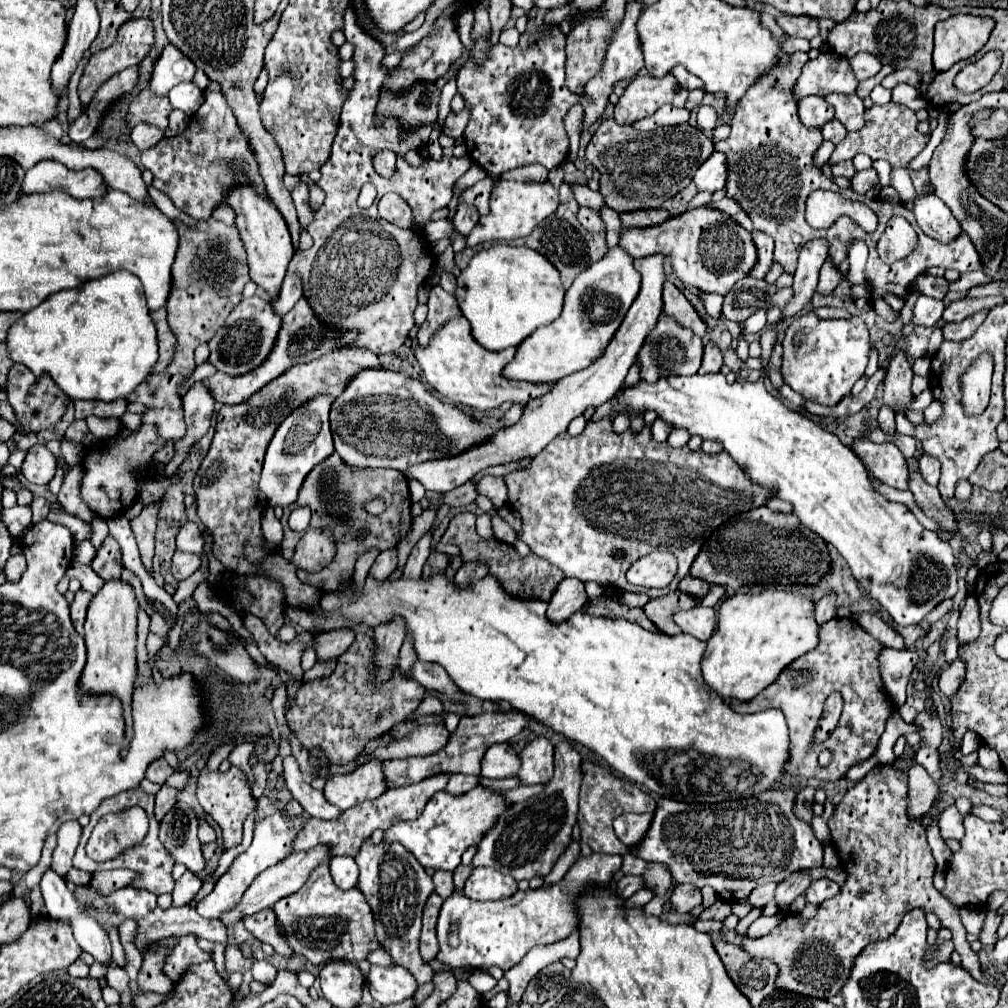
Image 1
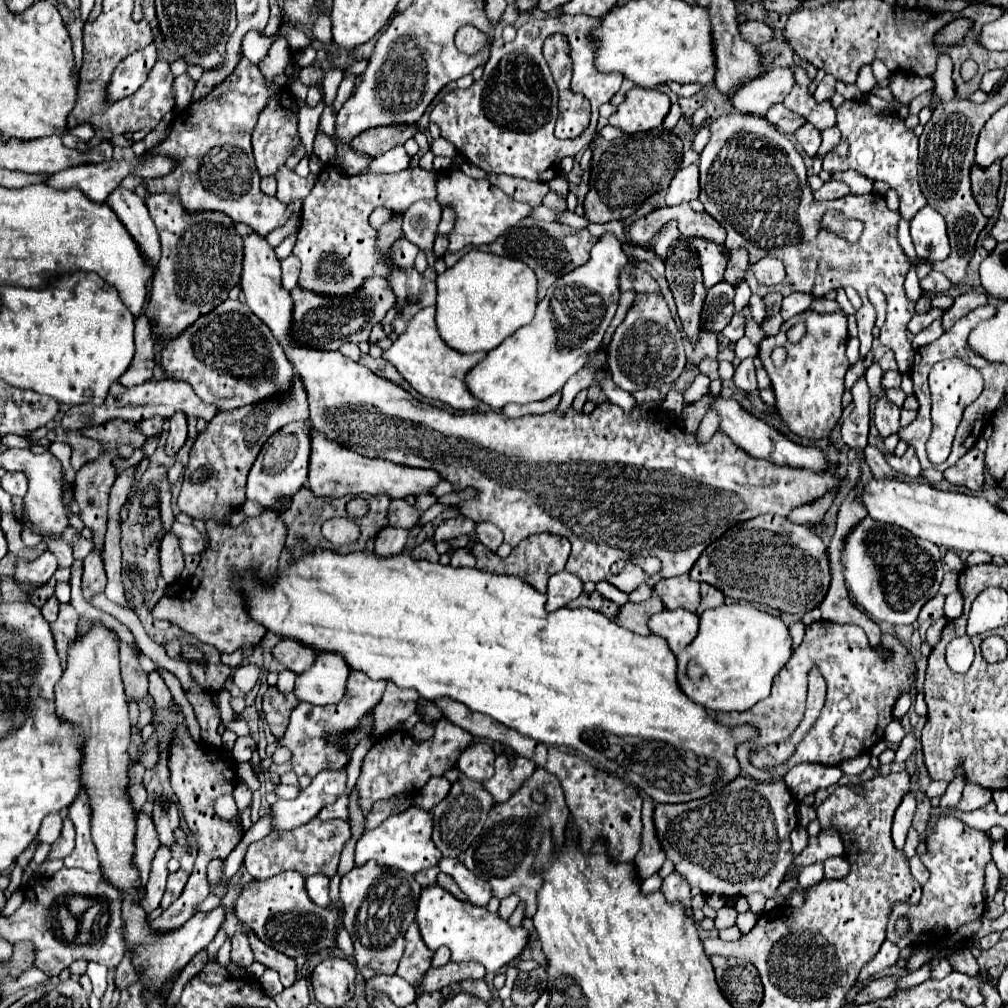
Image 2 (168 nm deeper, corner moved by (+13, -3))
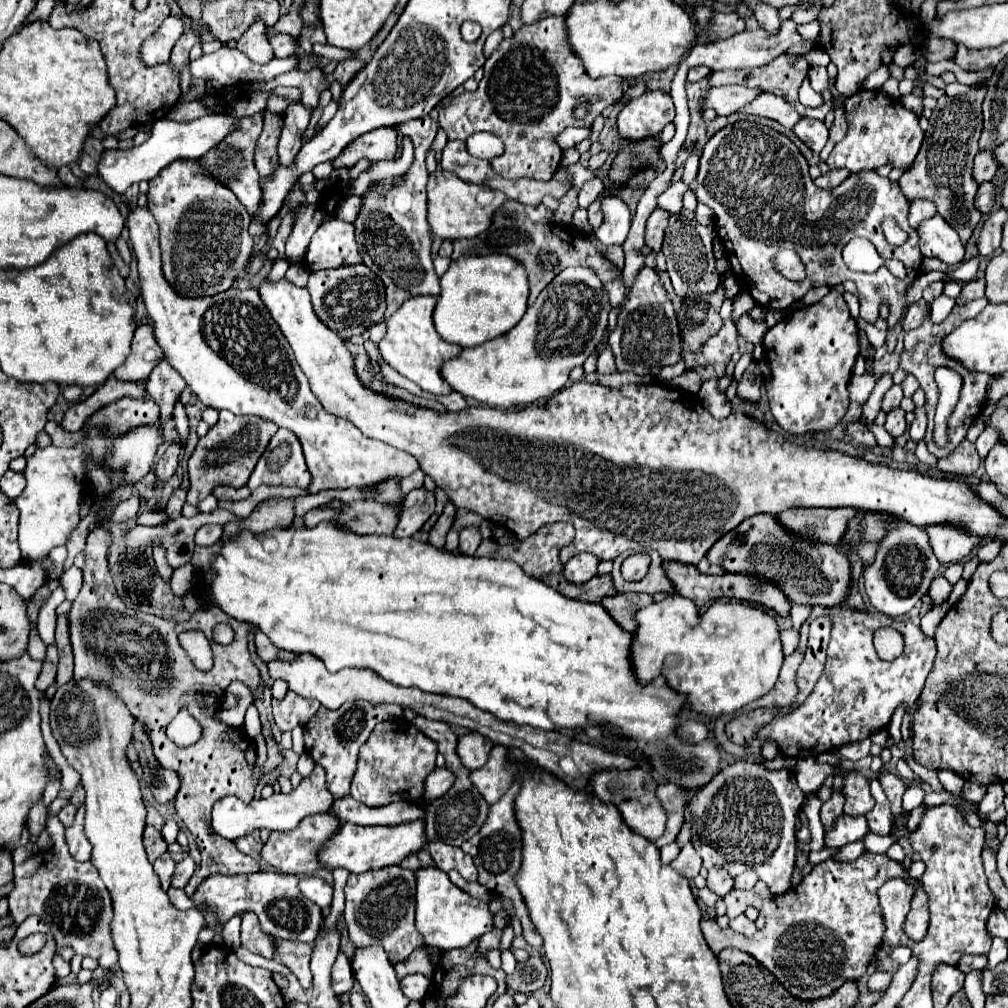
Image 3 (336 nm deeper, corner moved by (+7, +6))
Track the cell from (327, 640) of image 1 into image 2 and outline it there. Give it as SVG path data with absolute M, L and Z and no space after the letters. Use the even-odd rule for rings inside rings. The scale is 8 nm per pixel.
M278 641L276 647L272 647L272 657L276 657L286 669L290 669L292 673L304 673L306 669L310 669L310 665L316 659L316 651L300 645L298 641Z

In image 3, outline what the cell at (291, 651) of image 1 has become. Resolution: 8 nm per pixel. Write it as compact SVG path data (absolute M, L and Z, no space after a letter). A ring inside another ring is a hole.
M288 692L282 700L272 698L272 714L274 722L282 732L305 725L318 711L320 703Z

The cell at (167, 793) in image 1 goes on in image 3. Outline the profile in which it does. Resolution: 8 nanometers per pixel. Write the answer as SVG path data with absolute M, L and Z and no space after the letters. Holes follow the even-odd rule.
M148 826L144 830L144 846L146 846L150 862L154 862L156 858L160 858L166 852L166 848L168 848L168 844L164 842L160 830L156 830L154 826Z

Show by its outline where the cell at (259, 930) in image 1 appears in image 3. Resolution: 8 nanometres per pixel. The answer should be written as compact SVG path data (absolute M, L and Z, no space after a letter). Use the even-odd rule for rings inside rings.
M276 940L276 954L280 962L290 968L300 984L306 988L310 986L312 974L310 974L310 956L312 956L312 946L310 944L298 944L290 940Z

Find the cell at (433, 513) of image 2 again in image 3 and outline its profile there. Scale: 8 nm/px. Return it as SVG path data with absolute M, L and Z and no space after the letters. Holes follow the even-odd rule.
M426 488L412 490L402 502L402 516L394 530L394 536L402 538L416 534L422 528L422 524L434 514L434 506L436 502L432 492L428 492Z

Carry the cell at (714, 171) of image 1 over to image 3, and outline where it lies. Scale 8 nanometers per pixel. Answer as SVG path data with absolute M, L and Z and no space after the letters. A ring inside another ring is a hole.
M682 180L674 182L664 194L658 196L658 208L662 210L668 210L668 212L680 212L682 210L682 196L686 194L688 190L688 184L684 184Z

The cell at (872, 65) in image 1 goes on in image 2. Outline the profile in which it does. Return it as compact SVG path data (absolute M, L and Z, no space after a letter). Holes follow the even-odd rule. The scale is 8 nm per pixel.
M868 65L860 69L860 75L858 75L858 81L856 81L856 85L858 85L858 89L860 89L862 93L870 93L870 89L876 85L876 79L874 79L874 75L872 75L872 69L870 69Z

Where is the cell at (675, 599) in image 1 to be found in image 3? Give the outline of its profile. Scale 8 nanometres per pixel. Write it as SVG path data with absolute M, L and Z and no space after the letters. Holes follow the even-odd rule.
M616 594L608 596L602 600L602 606L610 612L610 616L628 632L634 632L638 622L636 622L636 612L648 604L652 604L650 594Z

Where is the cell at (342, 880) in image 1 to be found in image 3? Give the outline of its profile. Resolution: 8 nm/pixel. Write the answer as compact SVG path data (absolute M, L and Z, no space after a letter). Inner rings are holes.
M304 876L300 880L300 890L314 904L318 904L322 908L330 908L330 904L332 904L332 886L326 880L316 878L316 876Z

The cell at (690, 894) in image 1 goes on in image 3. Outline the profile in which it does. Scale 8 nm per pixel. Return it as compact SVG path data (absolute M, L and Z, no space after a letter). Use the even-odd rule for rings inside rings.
M686 844L686 846L680 850L678 858L676 858L670 866L672 866L678 874L682 874L684 878L694 880L694 878L698 876L698 872L700 872L700 864L702 864L702 858L696 854L696 850L692 848L692 844Z

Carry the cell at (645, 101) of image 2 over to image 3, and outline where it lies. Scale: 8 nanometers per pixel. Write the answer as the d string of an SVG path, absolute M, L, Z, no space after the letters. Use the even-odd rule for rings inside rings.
M662 90L644 92L638 100L630 100L618 114L618 132L622 138L642 140L656 136L674 120L674 104L670 94Z

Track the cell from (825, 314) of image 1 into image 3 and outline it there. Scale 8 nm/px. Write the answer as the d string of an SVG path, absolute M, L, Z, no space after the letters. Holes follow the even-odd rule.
M861 318L857 319L857 325L860 330L864 330L868 340L870 340L870 344L872 344L874 348L880 348L880 346L884 346L884 340L886 340L886 332L878 330L874 324L868 324Z

